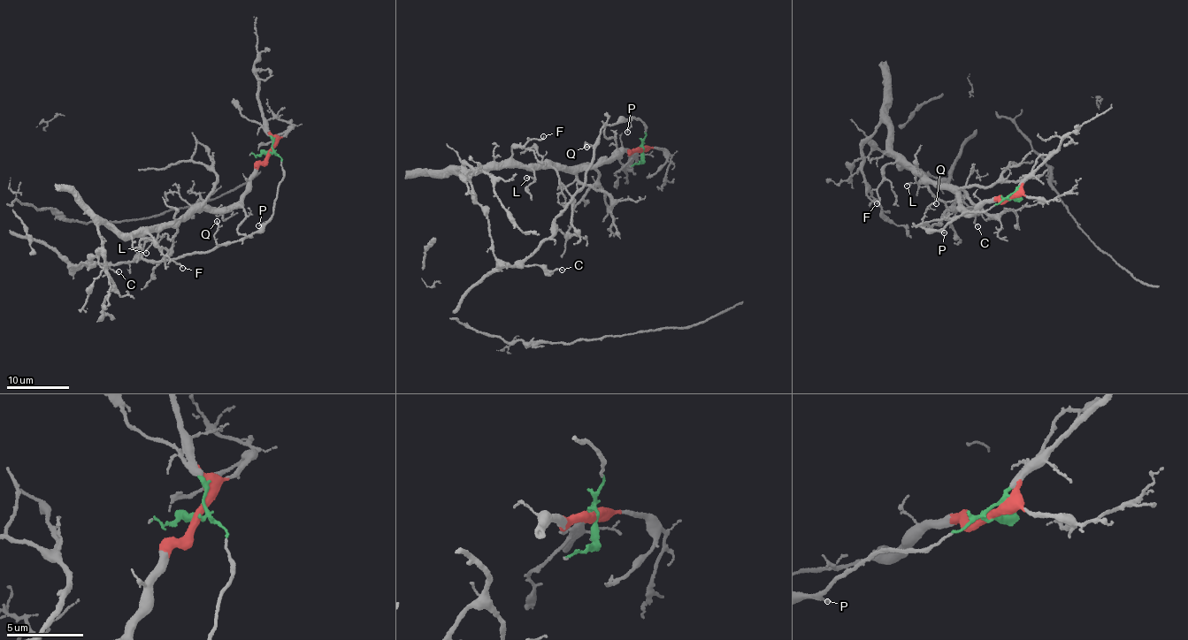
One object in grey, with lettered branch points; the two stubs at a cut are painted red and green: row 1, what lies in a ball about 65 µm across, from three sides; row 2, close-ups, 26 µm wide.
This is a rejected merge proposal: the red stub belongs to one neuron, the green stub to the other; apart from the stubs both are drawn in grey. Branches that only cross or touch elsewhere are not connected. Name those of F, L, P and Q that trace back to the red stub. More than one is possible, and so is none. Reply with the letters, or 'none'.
F, L

